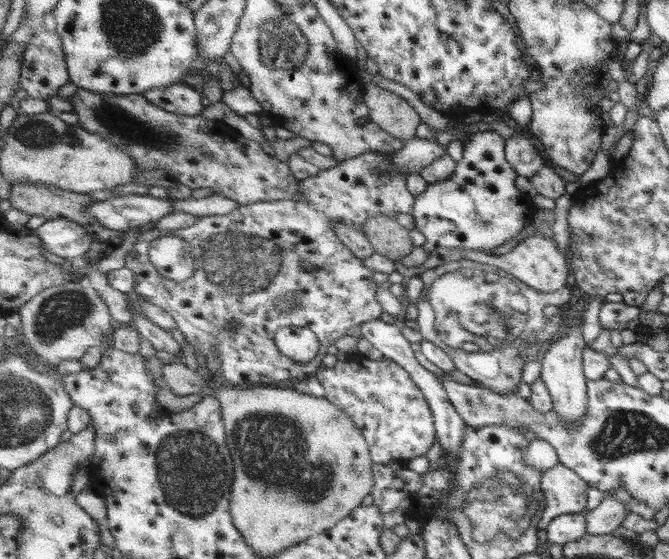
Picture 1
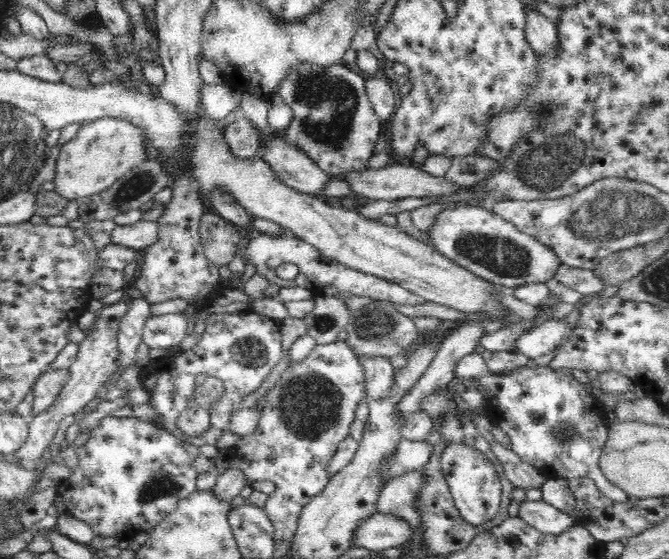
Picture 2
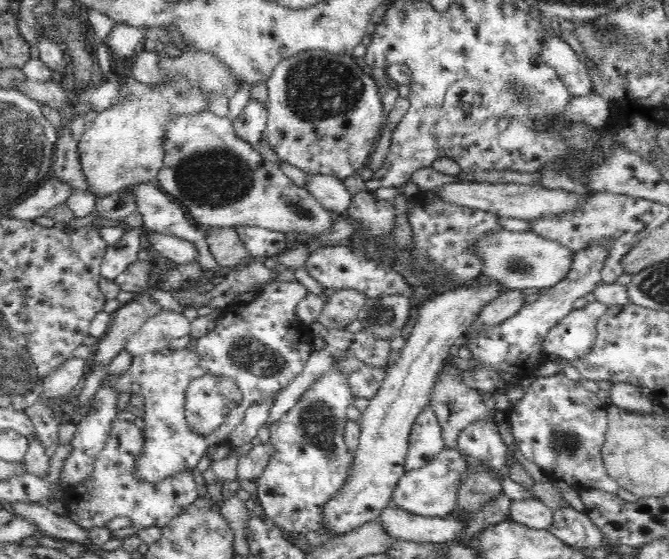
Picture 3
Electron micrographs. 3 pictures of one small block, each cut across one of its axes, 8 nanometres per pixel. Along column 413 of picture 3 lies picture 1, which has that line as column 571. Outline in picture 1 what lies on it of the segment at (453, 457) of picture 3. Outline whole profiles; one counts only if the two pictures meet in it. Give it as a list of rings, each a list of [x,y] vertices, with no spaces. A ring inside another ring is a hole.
[[[557,463],[540,474],[539,489],[545,506],[534,520],[534,528],[541,534],[547,523],[560,514],[584,513],[587,484],[569,468]]]

